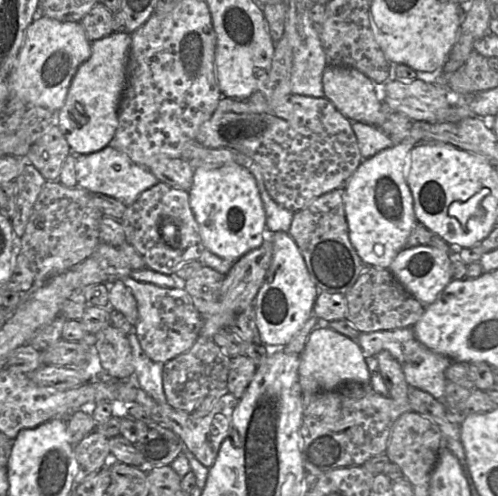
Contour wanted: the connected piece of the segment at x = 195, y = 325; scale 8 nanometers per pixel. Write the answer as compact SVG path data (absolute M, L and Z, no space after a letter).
M130 276L118 278L116 281L122 281L136 299L138 320L133 331L148 358L164 364L194 345L200 336L203 317L194 307L185 289L160 287L151 283L139 282Z

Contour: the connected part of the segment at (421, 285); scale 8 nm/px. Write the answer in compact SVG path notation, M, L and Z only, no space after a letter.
M432 246L403 248L388 268L406 291L424 305L434 303L452 281L452 253Z

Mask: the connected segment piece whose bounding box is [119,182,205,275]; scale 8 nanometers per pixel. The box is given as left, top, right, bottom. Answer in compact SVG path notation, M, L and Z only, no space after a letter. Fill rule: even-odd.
M162 182L143 191L134 203L127 206L119 222L124 229L126 241L142 256L146 268L158 273L172 275L183 262L199 259L205 249L199 226L189 205L188 191L173 188ZM164 218L169 218L177 227L177 247L166 245L160 235L160 224Z

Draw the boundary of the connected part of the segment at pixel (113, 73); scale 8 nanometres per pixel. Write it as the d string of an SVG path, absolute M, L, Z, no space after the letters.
M113 32L110 35L105 36L99 40L92 41L91 42L91 56L89 57L88 60L86 60L84 63L82 63L79 66L76 74L74 75L74 77L70 83L65 101L64 101L62 107L56 113L56 121L52 125L57 125L59 127L59 129L61 130L62 134L64 135L67 143L69 144L70 148L77 154L90 154L90 153L100 151L101 149L108 146L108 144L110 143L110 141L113 139L113 137L115 135L115 131L116 131L116 128L118 125L119 104L121 102L124 90L127 85L129 51L131 48L131 44L132 44L131 36L128 33L124 33L124 32Z

